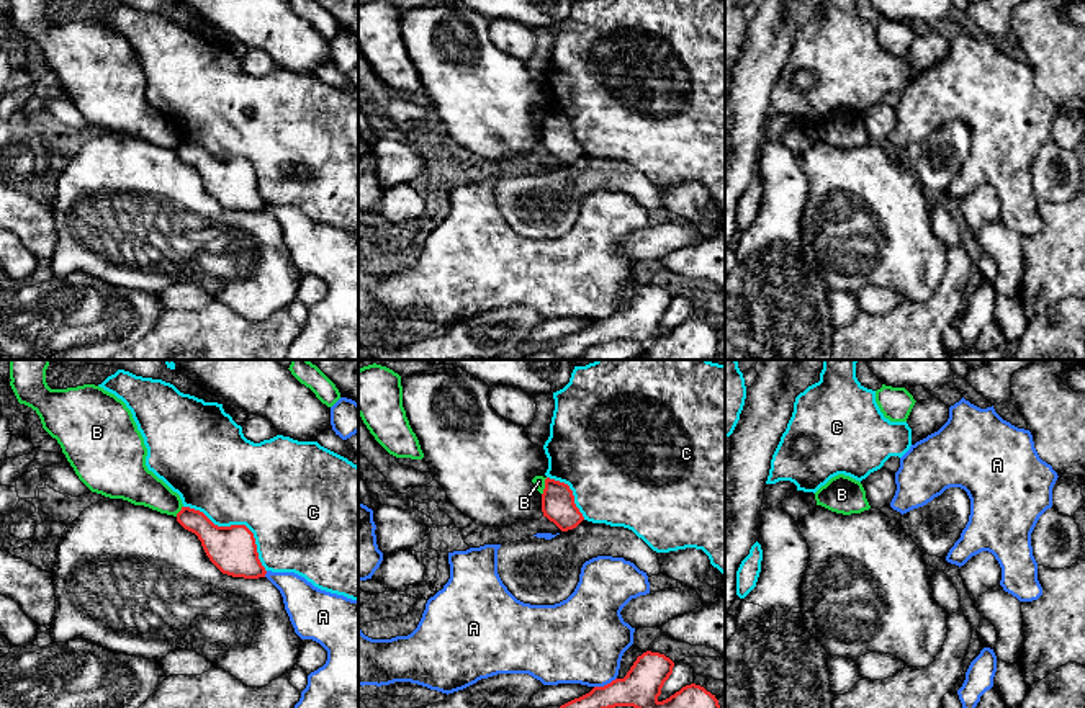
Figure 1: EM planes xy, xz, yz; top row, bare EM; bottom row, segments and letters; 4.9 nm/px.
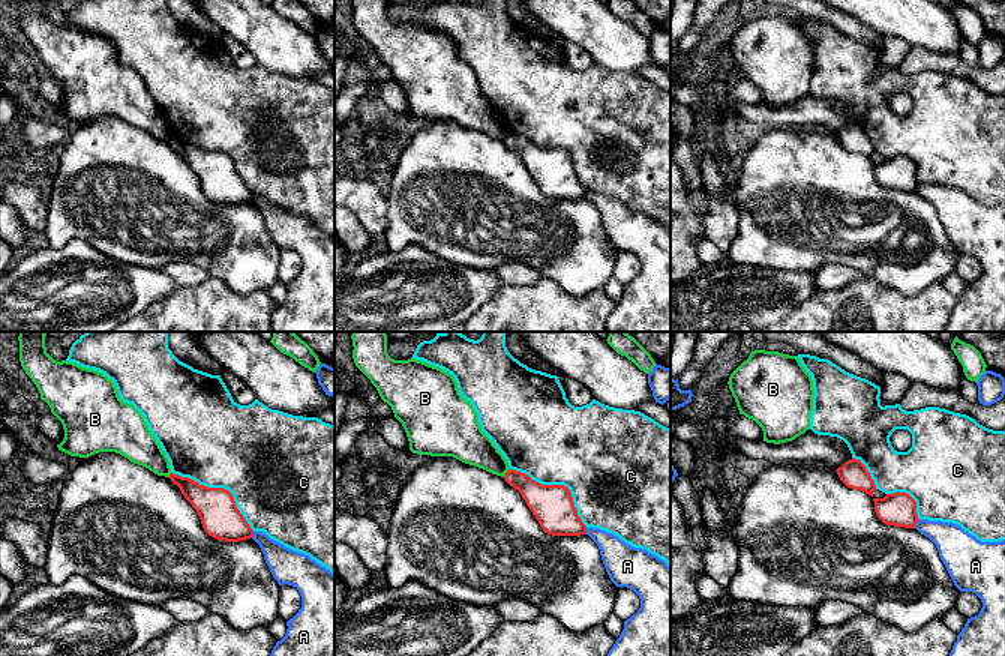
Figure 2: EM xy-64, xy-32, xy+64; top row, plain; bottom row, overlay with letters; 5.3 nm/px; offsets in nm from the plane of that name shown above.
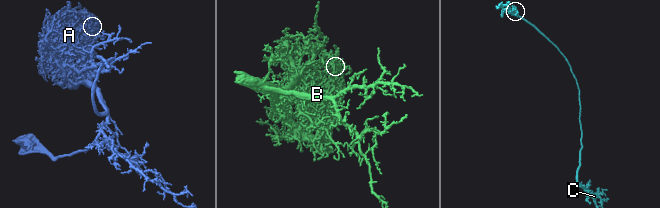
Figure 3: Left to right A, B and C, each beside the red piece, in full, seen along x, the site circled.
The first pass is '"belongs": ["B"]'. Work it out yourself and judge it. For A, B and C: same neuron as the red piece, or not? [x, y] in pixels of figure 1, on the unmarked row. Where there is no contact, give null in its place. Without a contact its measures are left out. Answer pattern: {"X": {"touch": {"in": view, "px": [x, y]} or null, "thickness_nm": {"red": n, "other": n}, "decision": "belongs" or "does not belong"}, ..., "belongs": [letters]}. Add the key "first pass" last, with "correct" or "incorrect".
{"A": {"touch": {"in": "xz", "px": [604, 319]}, "thickness_nm": {"red": 190, "other": 420}, "decision": "does not belong"}, "B": {"touch": {"in": "xz", "px": [545, 120]}, "thickness_nm": {"red": 160, "other": 60}, "decision": "does not belong"}, "C": {"touch": {"in": "xy", "px": [238, 159]}, "thickness_nm": {"red": 240, "other": 460}, "decision": "does not belong"}, "belongs": [], "first pass": "incorrect"}

